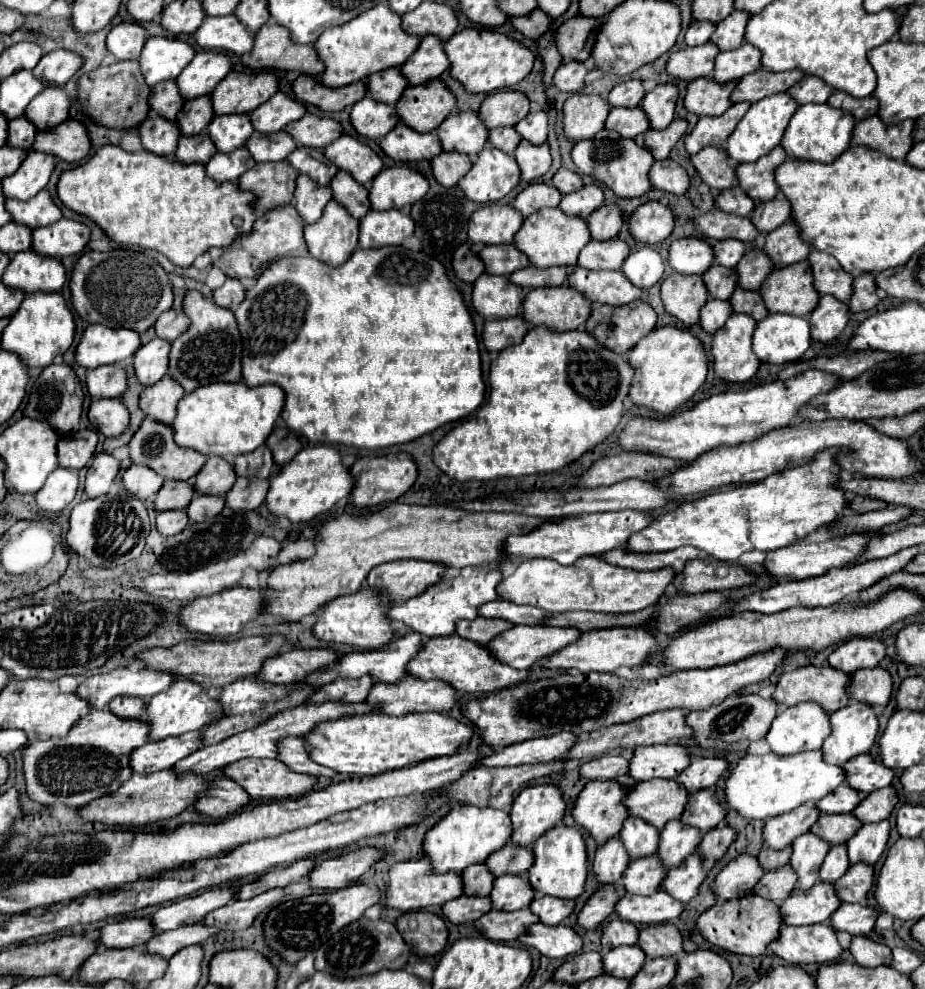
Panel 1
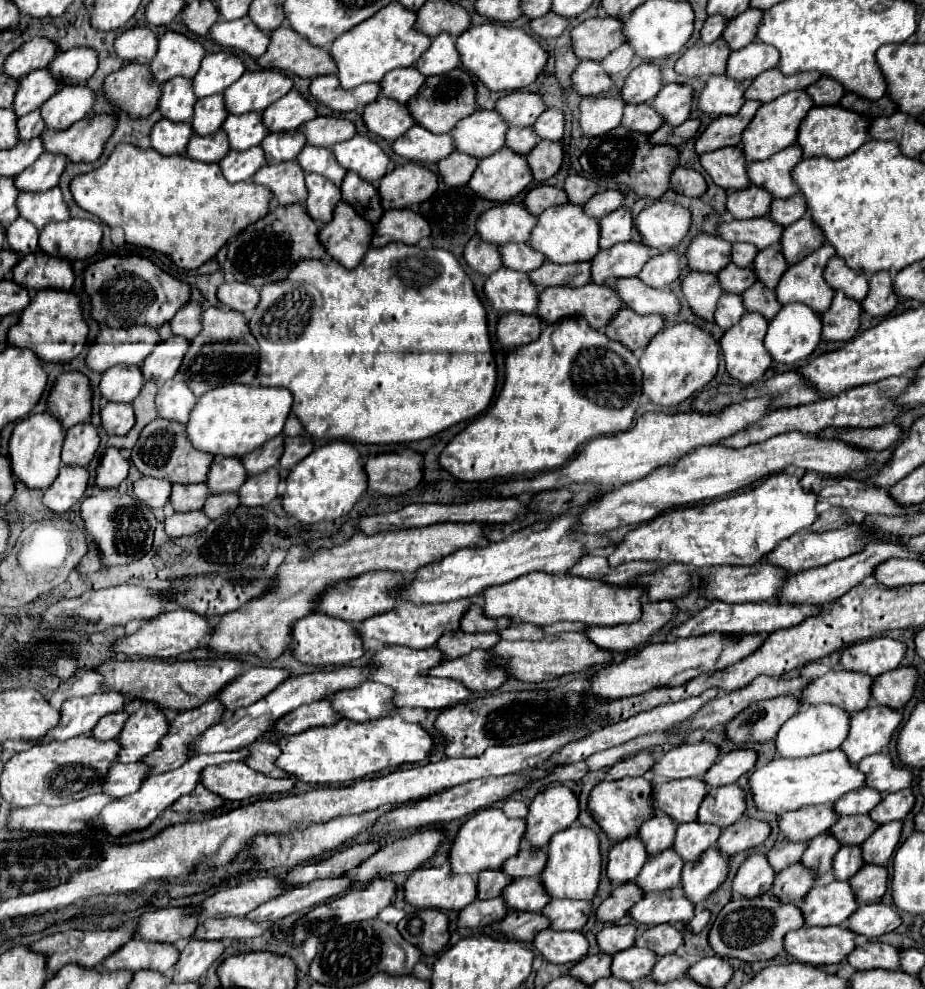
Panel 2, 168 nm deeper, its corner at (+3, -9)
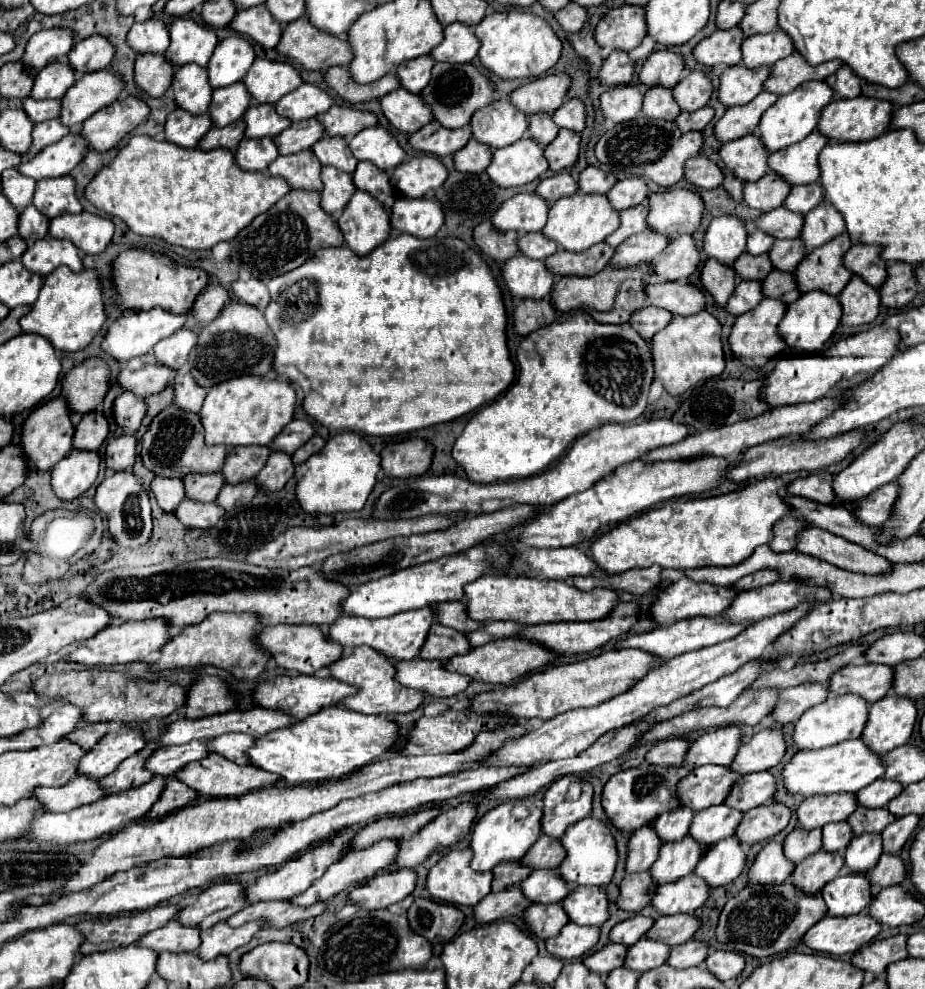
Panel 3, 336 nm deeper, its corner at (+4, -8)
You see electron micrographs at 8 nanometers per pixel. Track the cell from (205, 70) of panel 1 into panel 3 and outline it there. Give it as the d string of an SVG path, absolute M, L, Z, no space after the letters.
M234 35L220 41L206 67L210 87L218 89L238 83L246 75L254 59L256 59L254 49L244 37Z

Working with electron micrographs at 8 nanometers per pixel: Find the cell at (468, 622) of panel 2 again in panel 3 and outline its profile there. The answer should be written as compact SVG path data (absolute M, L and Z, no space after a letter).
M462 601L434 605L434 615L436 615L438 623L442 623L446 627L452 627L456 631L462 631L462 633L478 629L478 623L474 625L472 619L466 617L466 605Z

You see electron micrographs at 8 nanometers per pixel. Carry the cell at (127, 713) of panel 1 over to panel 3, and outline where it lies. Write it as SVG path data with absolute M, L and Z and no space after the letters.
M80 725L76 731L68 735L68 739L86 749L92 749L92 745L98 743L106 733L108 733L108 725Z

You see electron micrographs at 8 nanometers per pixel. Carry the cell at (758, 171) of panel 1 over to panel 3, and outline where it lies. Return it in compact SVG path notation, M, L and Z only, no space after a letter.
M818 131L806 139L768 155L768 171L778 173L788 185L810 185L818 181L818 153L828 143Z

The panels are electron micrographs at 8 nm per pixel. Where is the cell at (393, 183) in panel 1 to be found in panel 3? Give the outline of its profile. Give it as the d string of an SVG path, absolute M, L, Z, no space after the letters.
M416 155L408 163L400 163L392 173L392 185L404 197L424 197L436 191L448 177L446 167L434 155Z

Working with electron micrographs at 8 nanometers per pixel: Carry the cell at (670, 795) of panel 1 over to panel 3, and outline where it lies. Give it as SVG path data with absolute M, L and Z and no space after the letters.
M702 765L678 783L676 797L682 807L702 811L722 803L736 779L738 775L732 773L728 767Z

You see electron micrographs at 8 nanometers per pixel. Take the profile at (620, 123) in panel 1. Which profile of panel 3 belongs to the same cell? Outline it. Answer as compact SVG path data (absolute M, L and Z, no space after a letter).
M652 87L644 95L642 113L644 113L644 117L650 117L650 119L672 121L672 119L676 119L680 115L680 107L674 103L670 89Z

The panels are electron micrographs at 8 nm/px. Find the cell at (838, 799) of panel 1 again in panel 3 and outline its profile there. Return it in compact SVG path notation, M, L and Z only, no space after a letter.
M878 779L870 787L860 789L856 793L856 799L858 799L858 805L864 805L864 807L872 807L872 809L886 807L888 801L896 797L900 791L902 791L900 783L890 781L890 779Z

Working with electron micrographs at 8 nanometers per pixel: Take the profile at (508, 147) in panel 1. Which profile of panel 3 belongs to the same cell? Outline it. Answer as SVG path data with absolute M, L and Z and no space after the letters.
M536 113L528 121L528 137L538 141L540 145L548 145L560 129L552 123L548 113Z

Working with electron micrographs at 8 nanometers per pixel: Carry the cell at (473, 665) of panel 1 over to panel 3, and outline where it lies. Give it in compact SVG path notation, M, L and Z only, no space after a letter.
M354 647L352 653L346 653L342 659L332 663L330 671L334 679L356 685L360 689L358 695L346 697L342 705L366 715L398 715L416 711L422 705L426 693L418 693L418 689L402 689L402 685L394 681L394 665L396 661L390 661L384 653L376 653L376 649L370 647Z

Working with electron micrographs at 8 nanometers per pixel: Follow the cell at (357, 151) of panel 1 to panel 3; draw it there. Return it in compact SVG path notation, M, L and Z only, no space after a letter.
M368 127L362 129L350 143L352 155L358 161L370 161L384 173L392 173L394 167L404 159L402 147L396 139L382 127Z

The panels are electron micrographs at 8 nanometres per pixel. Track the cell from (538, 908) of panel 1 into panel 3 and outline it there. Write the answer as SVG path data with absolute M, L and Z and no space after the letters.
M574 887L562 907L576 925L602 925L608 919L608 899L604 887Z

